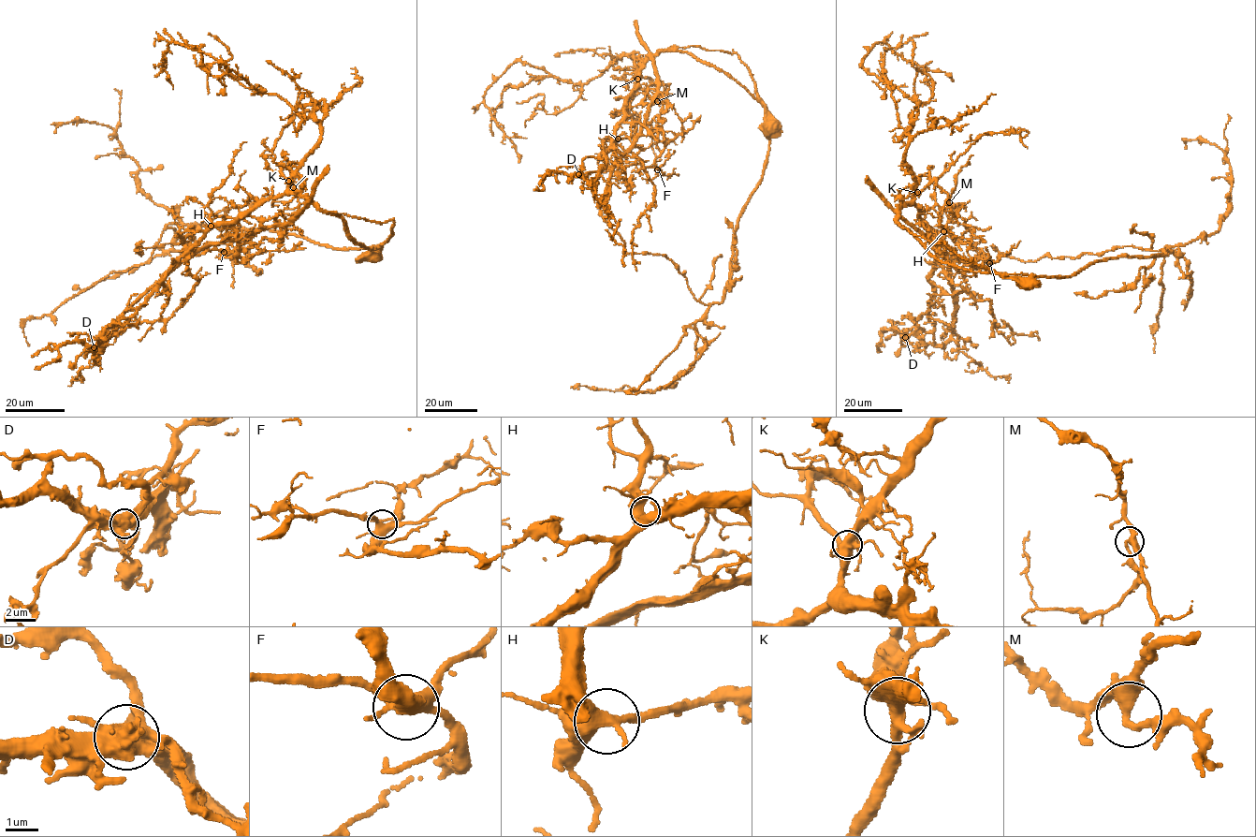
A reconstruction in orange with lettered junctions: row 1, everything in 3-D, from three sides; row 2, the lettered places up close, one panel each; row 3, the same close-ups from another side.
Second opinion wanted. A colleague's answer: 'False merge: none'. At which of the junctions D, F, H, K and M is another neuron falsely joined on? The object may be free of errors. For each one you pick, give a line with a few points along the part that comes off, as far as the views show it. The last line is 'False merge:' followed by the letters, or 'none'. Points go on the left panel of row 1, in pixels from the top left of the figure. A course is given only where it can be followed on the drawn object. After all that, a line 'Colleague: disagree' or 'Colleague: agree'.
D: (94, 347), (98, 344), (100, 348), (95, 350), (103, 330), (185, 258), (210, 243), (294, 219), (328, 166)
False merge: D
Colleague: disagree

